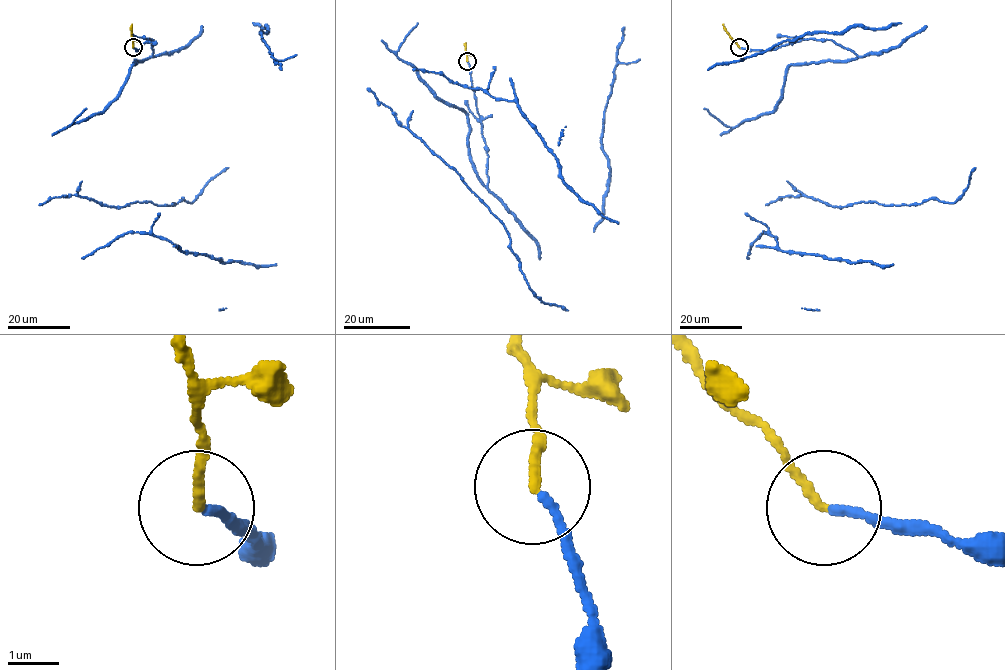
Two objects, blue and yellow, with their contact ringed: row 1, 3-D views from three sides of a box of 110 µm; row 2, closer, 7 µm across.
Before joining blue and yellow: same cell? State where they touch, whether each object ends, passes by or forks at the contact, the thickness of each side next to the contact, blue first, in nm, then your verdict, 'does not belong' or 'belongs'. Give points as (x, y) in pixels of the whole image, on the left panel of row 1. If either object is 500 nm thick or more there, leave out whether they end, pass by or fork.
place (133, 47); blue ends; yellow ends; calibres 150 and 170 nm; does not belong

